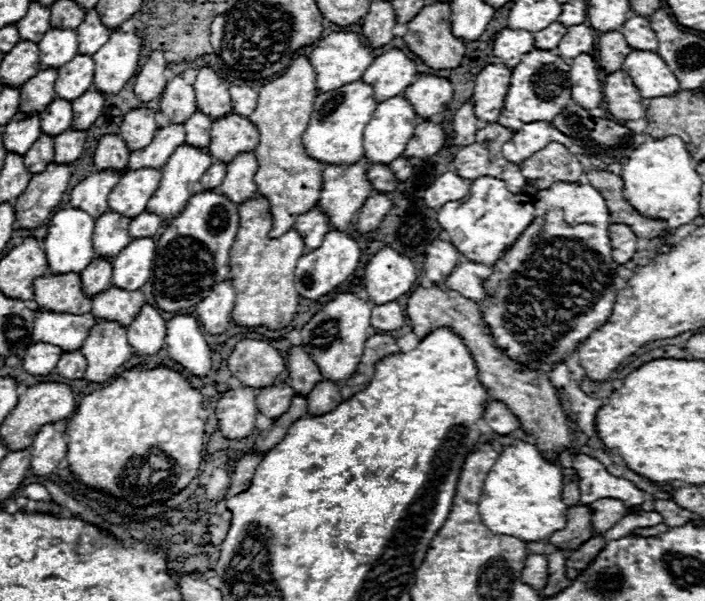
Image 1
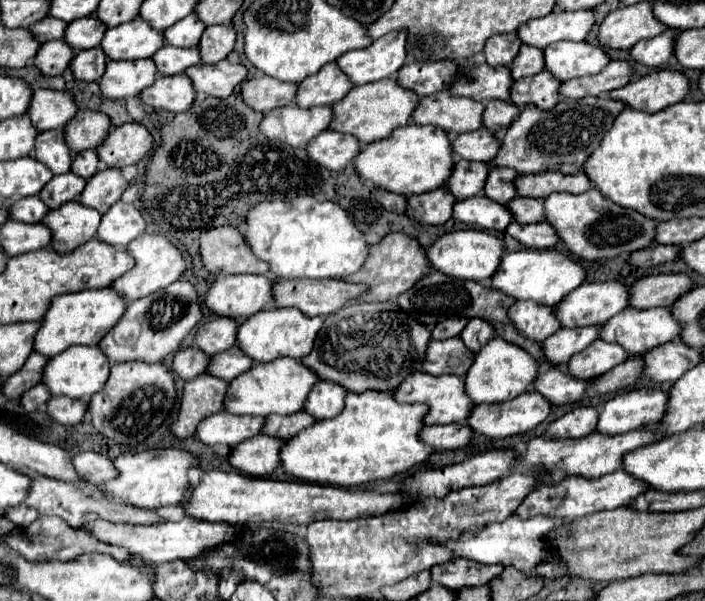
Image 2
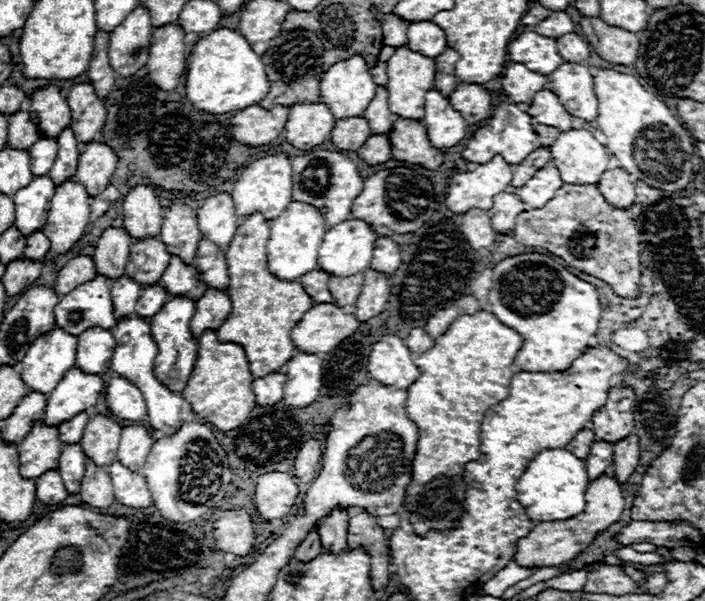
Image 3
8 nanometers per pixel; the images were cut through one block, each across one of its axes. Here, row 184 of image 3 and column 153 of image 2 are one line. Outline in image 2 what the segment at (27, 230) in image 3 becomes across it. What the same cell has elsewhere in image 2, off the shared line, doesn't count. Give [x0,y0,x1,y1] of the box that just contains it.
[102,18,166,60]

